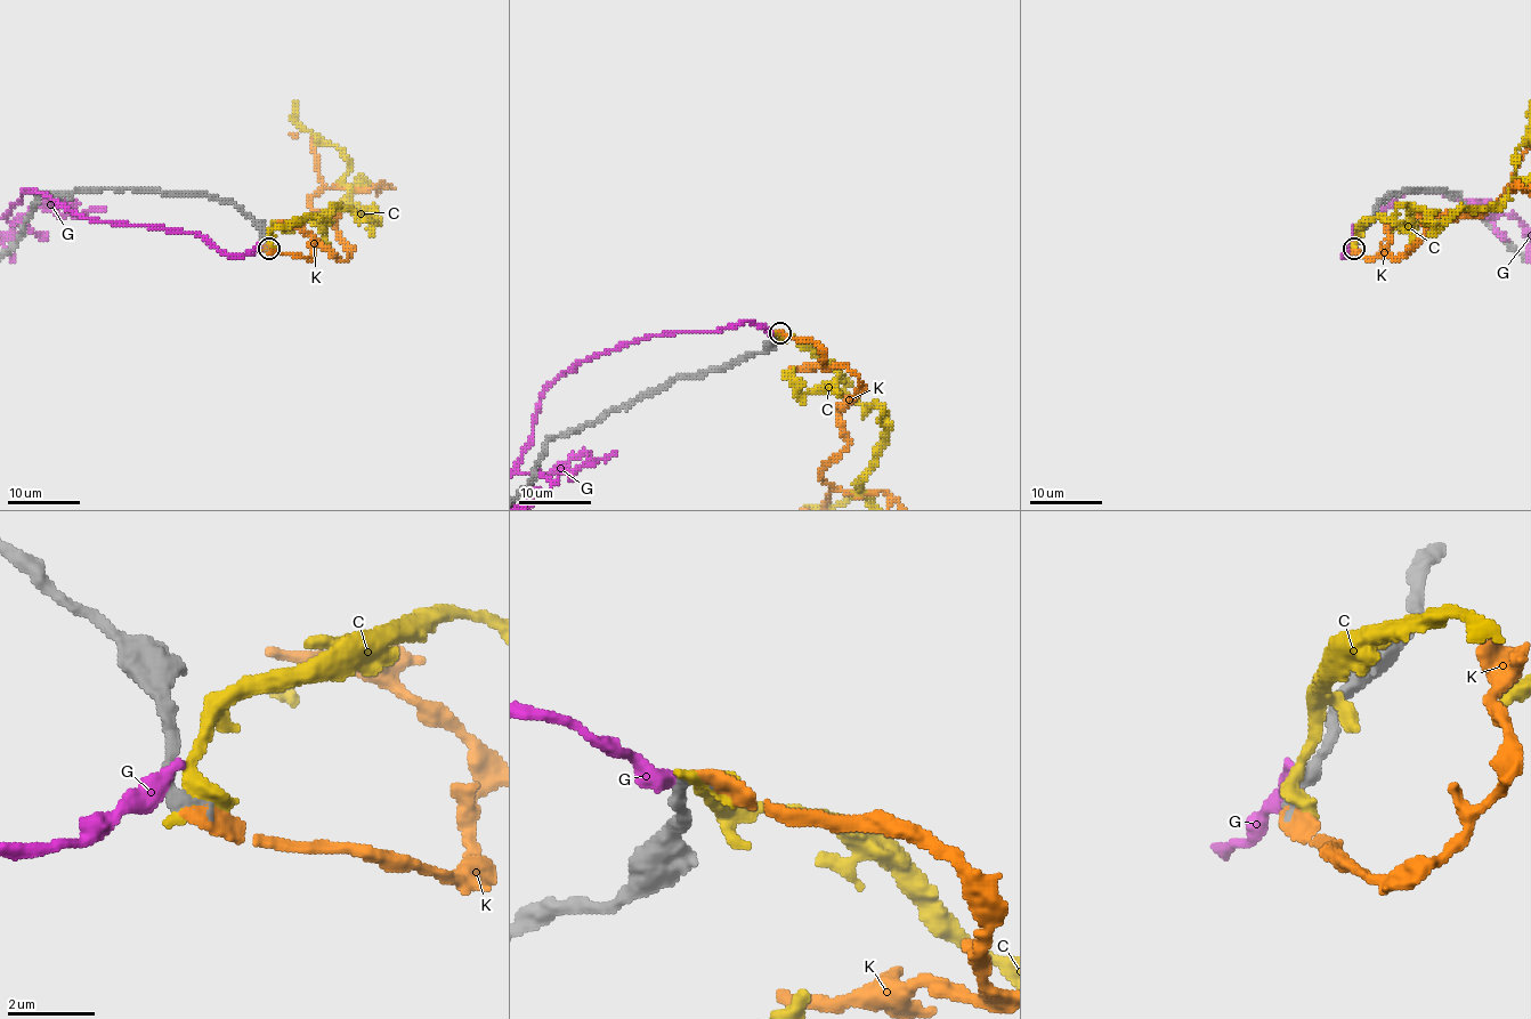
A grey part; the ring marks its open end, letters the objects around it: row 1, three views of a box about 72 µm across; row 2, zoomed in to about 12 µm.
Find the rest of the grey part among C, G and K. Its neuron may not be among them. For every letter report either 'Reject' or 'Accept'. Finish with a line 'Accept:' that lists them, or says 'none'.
C: Reject
G: Reject
K: Accept
Accept: K

